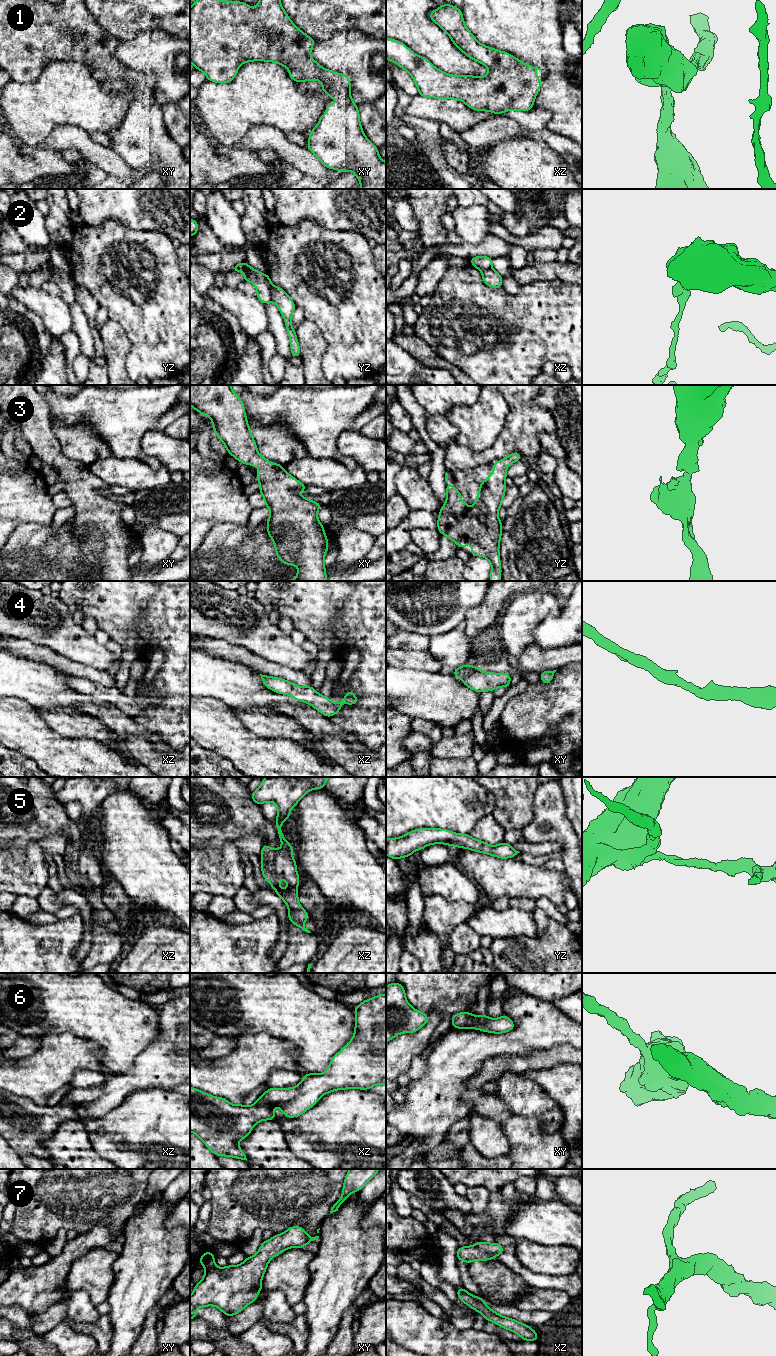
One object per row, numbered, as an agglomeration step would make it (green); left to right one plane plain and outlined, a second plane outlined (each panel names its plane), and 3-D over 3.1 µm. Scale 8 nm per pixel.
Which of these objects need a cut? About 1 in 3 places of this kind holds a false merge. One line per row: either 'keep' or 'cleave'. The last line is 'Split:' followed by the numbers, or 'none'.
1: keep
2: cleave
3: keep
4: keep
5: keep
6: keep
7: keep
Split: 2

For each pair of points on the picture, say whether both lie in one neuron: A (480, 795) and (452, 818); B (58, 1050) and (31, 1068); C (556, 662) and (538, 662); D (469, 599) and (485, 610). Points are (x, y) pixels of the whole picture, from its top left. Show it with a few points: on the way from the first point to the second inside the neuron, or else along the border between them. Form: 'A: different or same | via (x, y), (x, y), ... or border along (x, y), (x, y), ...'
A: same | via (473, 801), (469, 801), (459, 811)
B: same | via (51, 1057), (38, 1068)
C: same | via (552, 662), (542, 662)
D: different | border along (487, 591), (476, 606), (467, 610), (463, 621)

